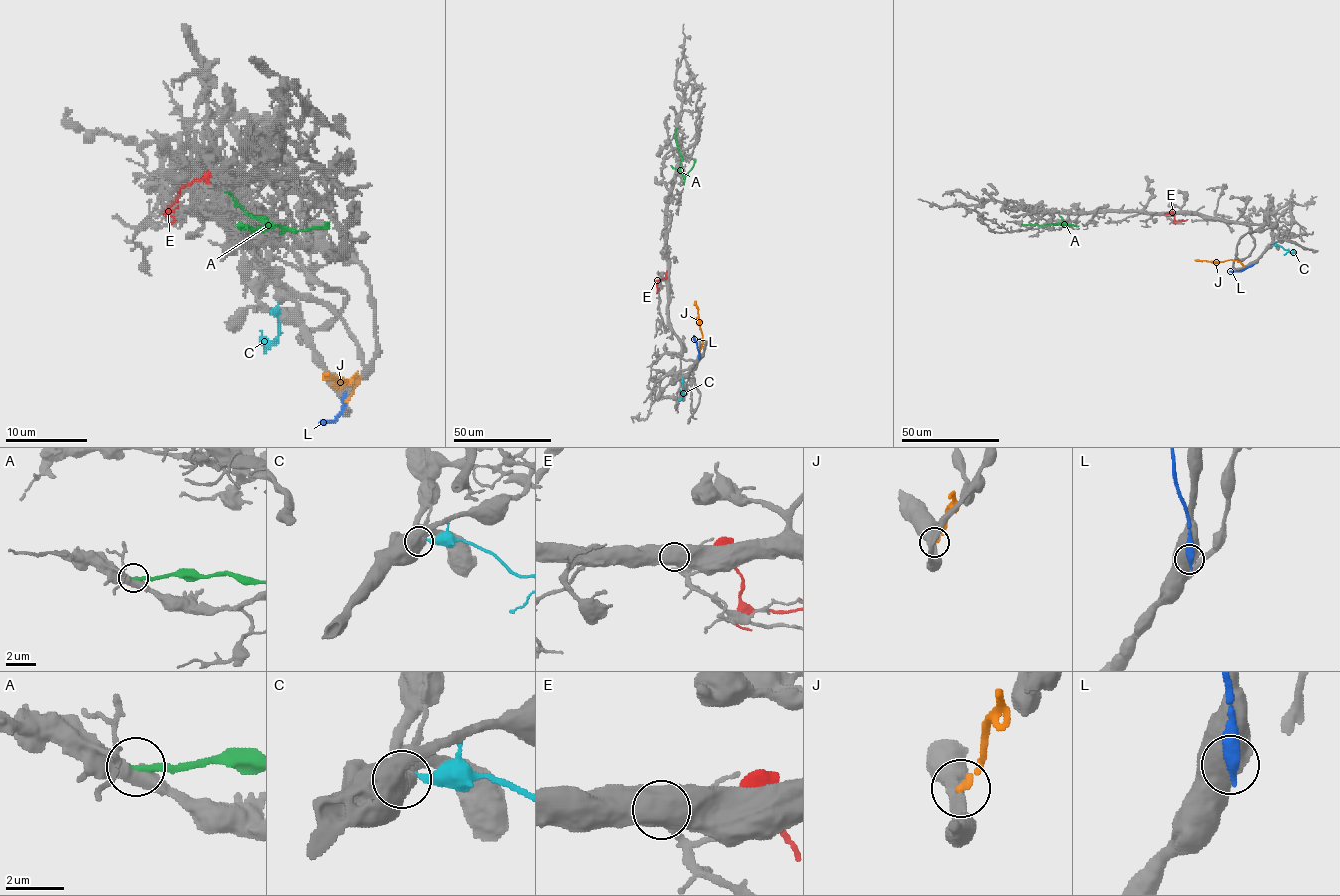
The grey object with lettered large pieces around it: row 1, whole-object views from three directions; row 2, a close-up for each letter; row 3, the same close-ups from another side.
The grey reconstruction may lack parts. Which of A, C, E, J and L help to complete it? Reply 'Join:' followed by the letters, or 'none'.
Join: none

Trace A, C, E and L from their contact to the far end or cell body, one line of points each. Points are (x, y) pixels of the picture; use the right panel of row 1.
A: (1023, 225), (1070, 224), (1053, 223)
C: (1272, 245), (1292, 252), (1292, 249)
E: (1165, 214), (1173, 213), (1174, 219), (1179, 221), (1187, 219)
L: (1252, 265), (1229, 271)

